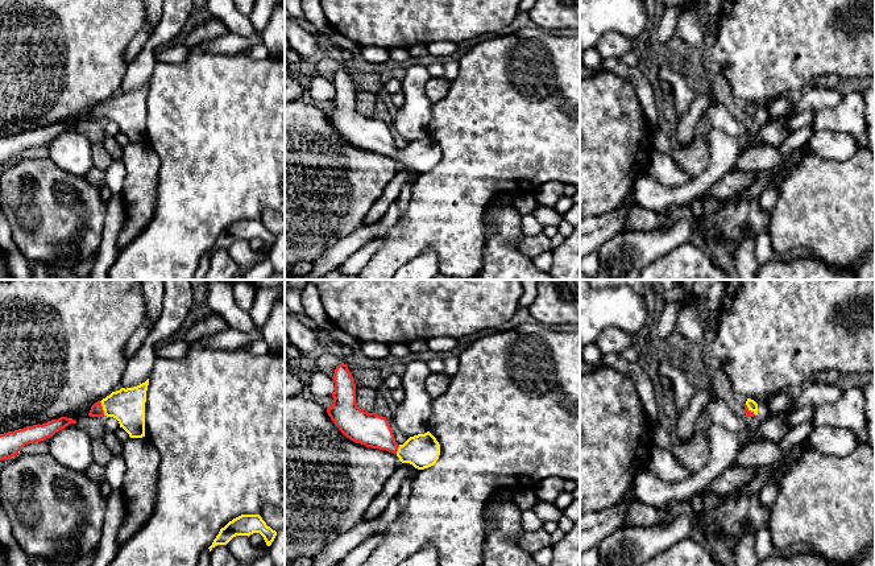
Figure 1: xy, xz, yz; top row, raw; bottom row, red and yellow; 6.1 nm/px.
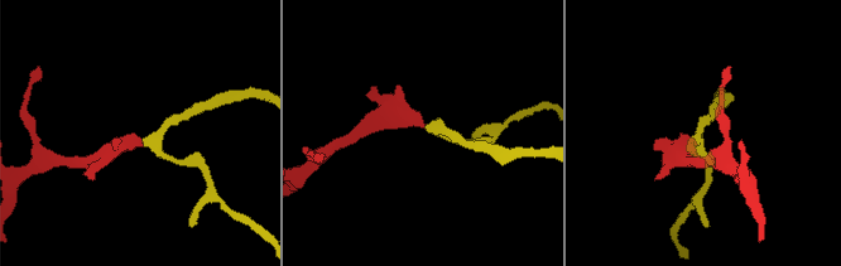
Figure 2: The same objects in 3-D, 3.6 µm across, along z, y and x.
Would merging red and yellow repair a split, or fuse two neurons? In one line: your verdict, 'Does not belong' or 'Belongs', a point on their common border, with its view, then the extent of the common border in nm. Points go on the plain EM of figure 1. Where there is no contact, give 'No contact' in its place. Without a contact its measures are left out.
Belongs. Touches red at xy (102, 112). Shared border 90 nm

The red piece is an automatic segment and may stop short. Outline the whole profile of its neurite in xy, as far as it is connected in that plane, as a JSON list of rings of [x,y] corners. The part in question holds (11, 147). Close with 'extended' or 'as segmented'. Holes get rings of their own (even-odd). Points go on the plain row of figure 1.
[[[61,121],[42,129],[26,131],[24,133],[0,139],[0,165],[16,161],[25,149],[50,142],[70,128],[76,128],[76,125],[72,123]]] | as segmented

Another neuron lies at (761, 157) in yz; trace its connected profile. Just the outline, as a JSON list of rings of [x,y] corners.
[[[754,144],[738,153],[737,162],[730,172],[764,172],[779,169],[784,179],[789,177],[801,160],[801,152],[796,152],[792,157],[784,158],[777,146]]]

